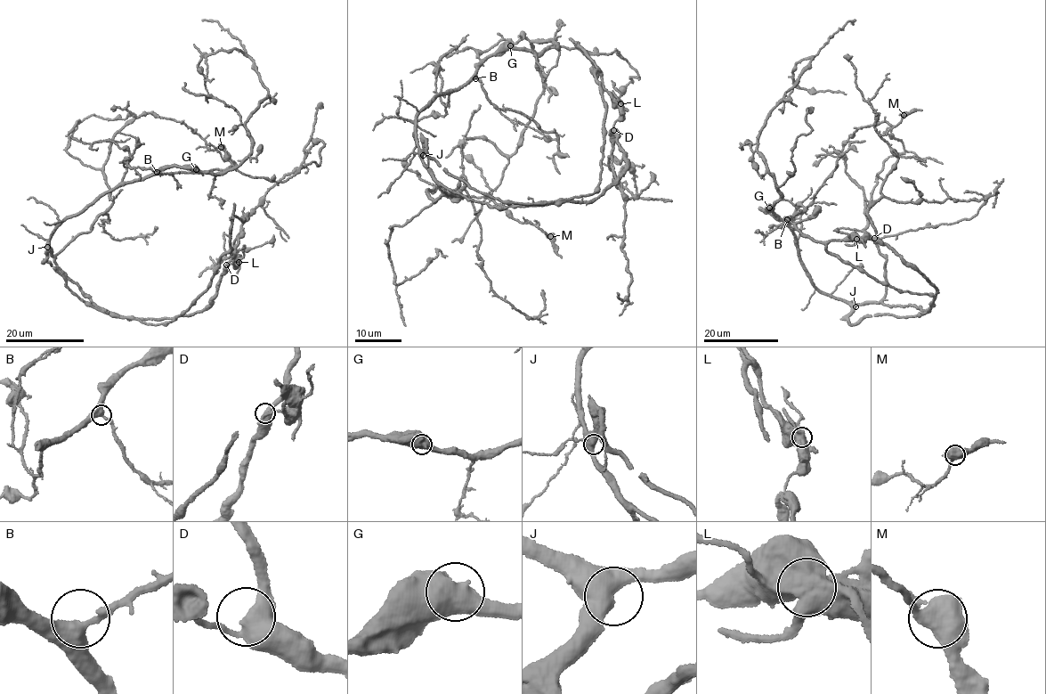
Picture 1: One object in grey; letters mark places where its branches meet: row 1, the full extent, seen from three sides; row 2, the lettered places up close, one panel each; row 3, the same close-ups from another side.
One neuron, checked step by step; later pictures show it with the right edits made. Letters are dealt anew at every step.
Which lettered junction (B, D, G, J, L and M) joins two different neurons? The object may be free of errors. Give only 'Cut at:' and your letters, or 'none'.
Cut at: none

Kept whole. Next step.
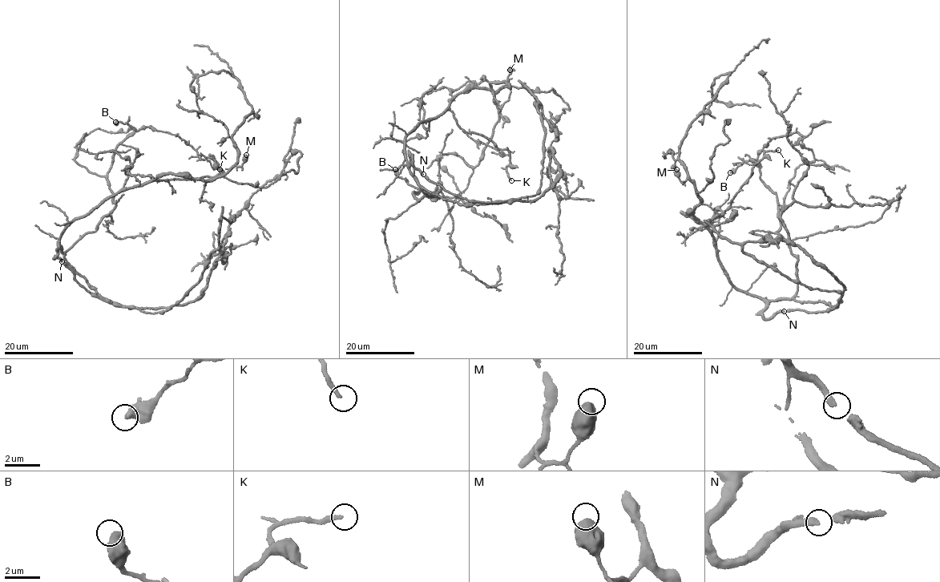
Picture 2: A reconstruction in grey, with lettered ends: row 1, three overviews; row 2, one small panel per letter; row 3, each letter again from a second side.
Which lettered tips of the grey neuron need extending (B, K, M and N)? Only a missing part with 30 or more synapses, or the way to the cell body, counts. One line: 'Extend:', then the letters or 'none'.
Extend: M

